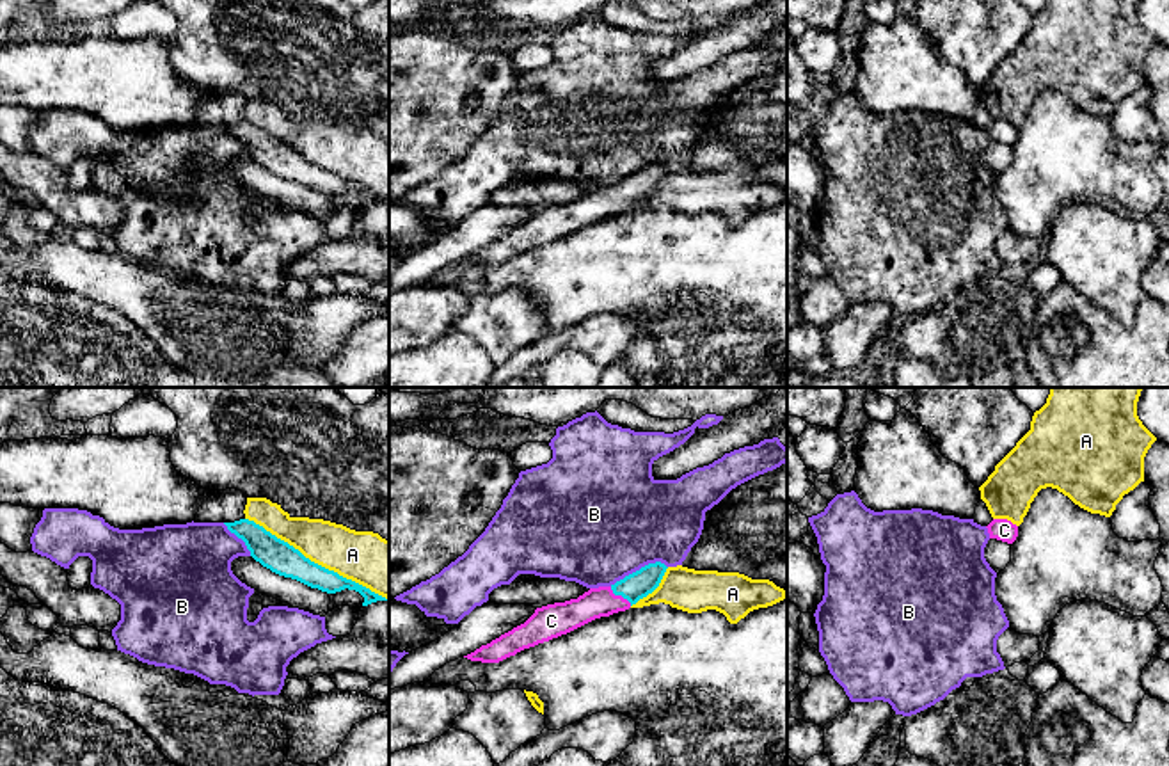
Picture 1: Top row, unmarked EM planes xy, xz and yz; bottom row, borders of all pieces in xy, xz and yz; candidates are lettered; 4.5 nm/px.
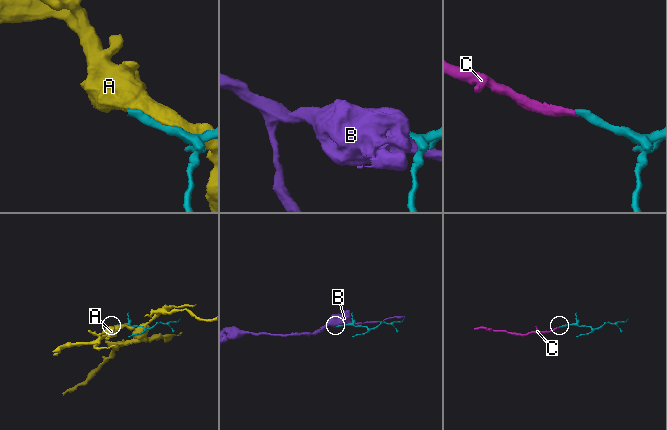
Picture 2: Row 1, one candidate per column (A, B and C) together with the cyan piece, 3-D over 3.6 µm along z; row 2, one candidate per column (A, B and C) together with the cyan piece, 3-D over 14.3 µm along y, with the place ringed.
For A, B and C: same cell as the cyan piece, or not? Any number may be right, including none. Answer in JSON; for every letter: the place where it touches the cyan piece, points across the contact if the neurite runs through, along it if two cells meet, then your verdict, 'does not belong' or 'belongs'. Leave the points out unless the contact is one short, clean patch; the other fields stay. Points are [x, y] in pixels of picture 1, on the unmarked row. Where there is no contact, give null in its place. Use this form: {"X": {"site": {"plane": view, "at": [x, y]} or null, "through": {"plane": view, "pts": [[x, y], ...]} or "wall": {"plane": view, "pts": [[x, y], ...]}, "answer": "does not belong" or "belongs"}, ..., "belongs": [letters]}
{"A": {"site": {"plane": "xy", "at": [317, 166]}, "answer": "does not belong"}, "B": {"site": {"plane": "xz", "at": [640, 171]}, "answer": "does not belong"}, "C": {"site": {"plane": "xz", "at": [620, 196]}, "through": {"plane": "xz", "pts": [[644, 183], [620, 196], [596, 205]]}, "answer": "belongs"}, "belongs": ["C"]}

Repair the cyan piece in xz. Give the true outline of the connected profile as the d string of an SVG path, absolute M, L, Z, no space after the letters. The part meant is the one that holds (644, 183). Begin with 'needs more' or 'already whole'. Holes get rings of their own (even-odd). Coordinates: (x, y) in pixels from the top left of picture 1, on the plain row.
needs more; M661 164L648 165L611 188L590 190L577 201L537 210L524 226L464 259L481 265L499 265L524 251L567 236L595 220L625 213L659 188L666 171Z

